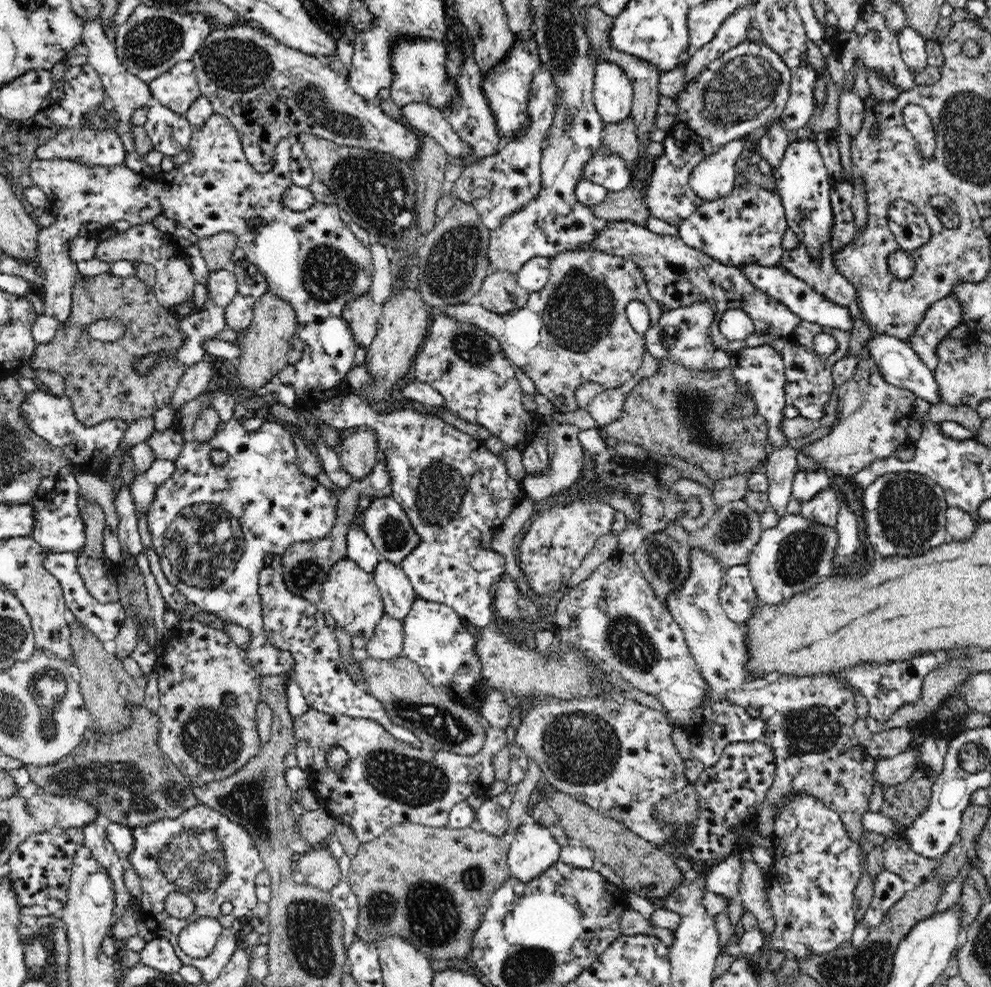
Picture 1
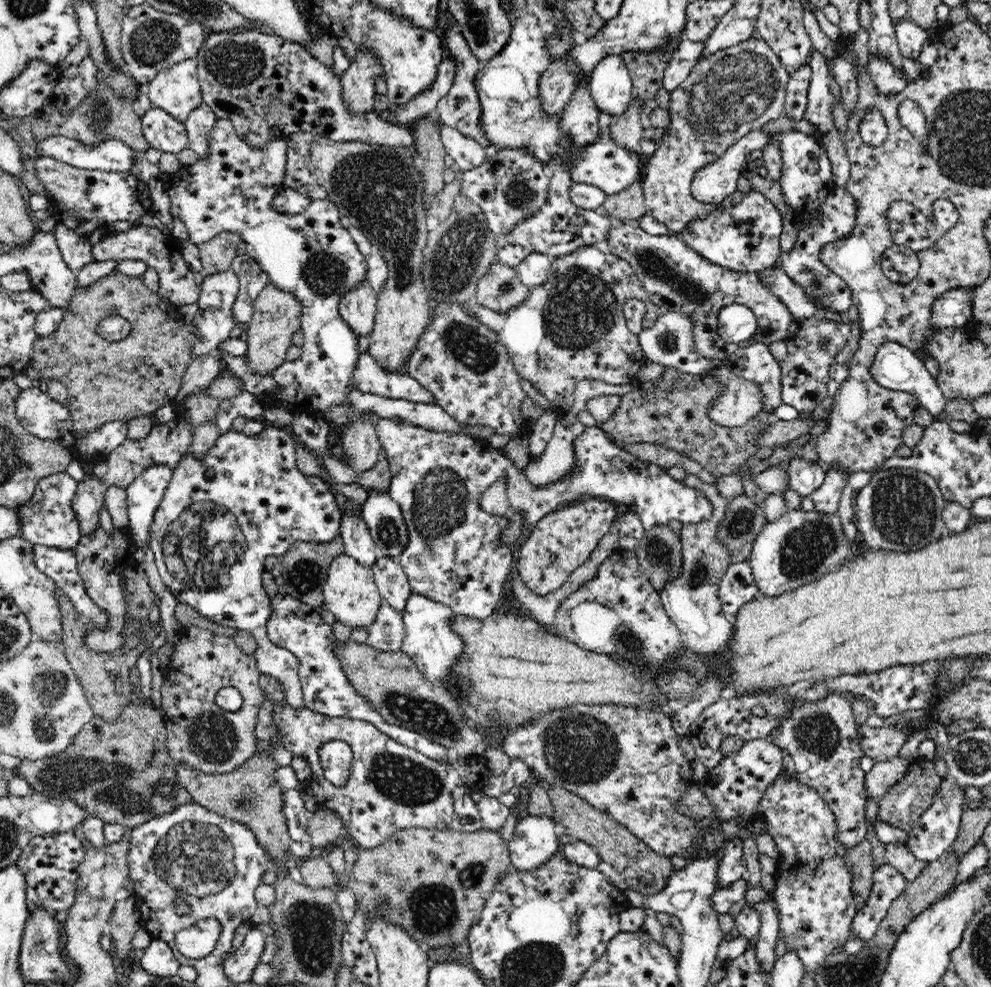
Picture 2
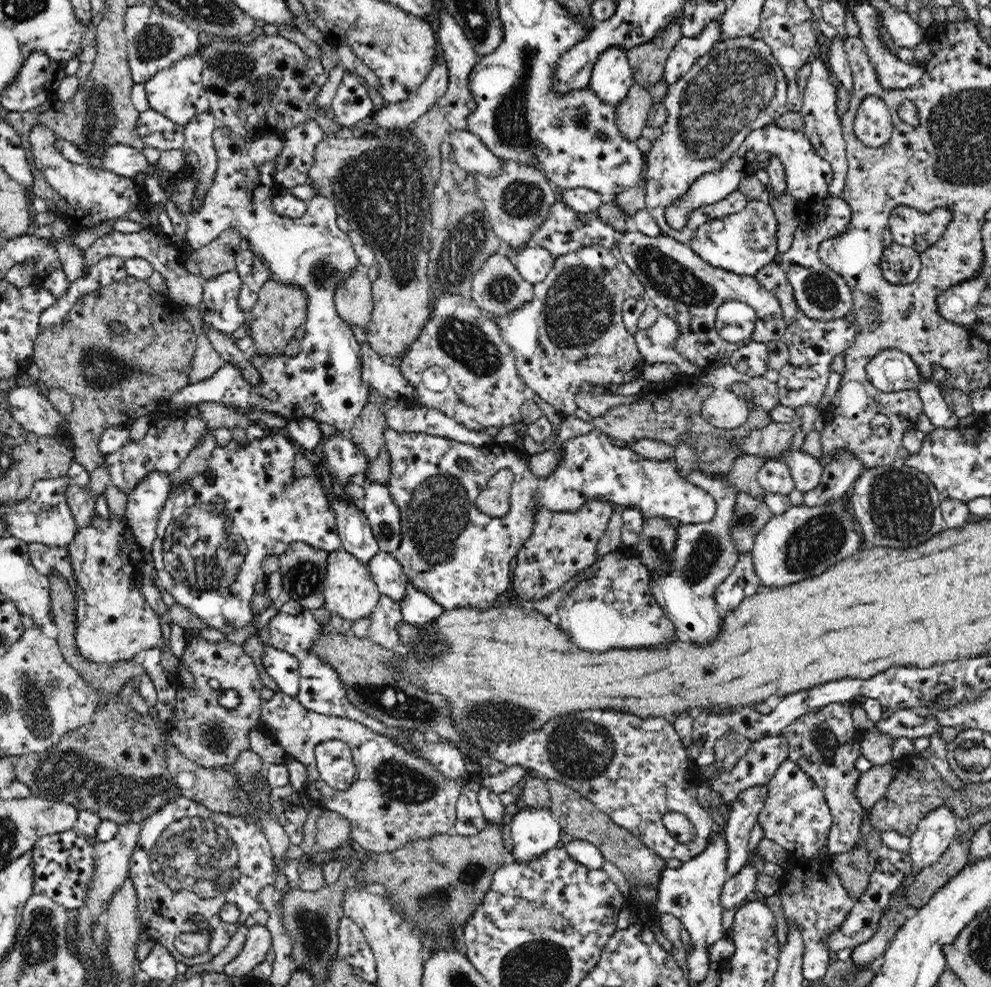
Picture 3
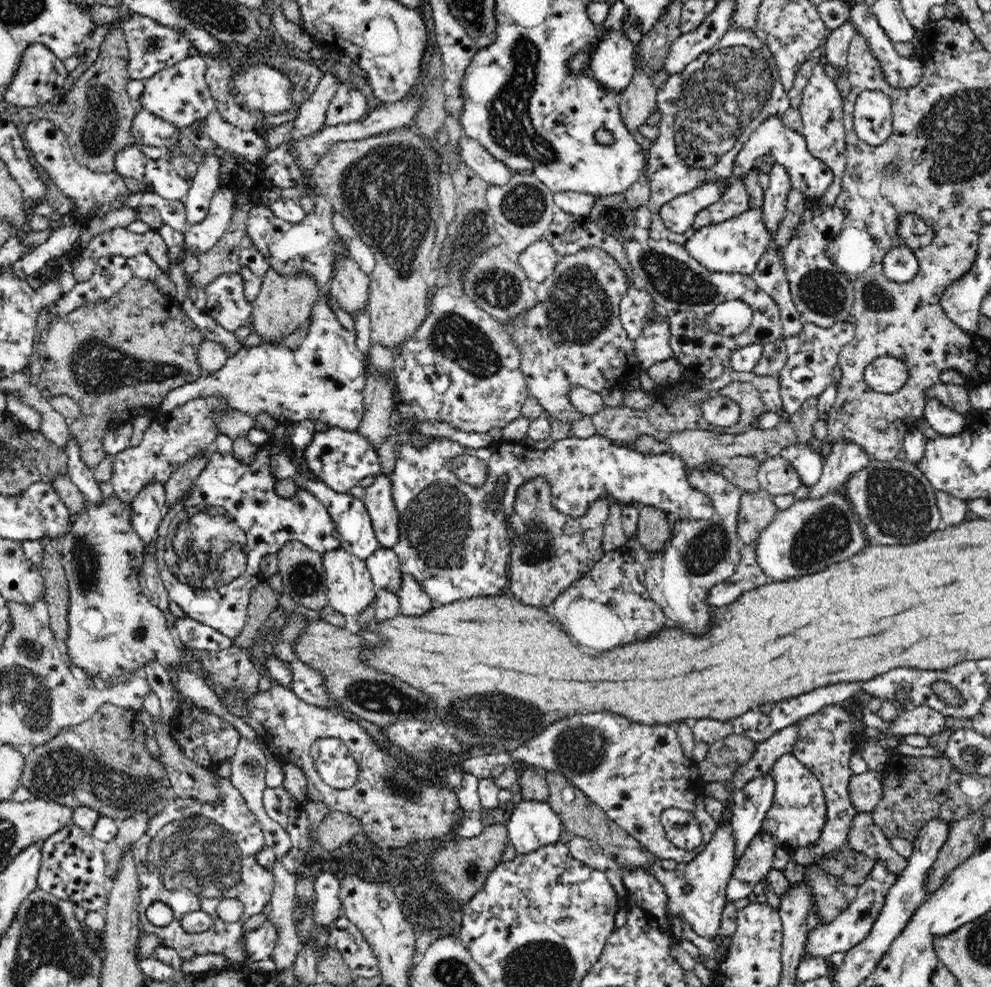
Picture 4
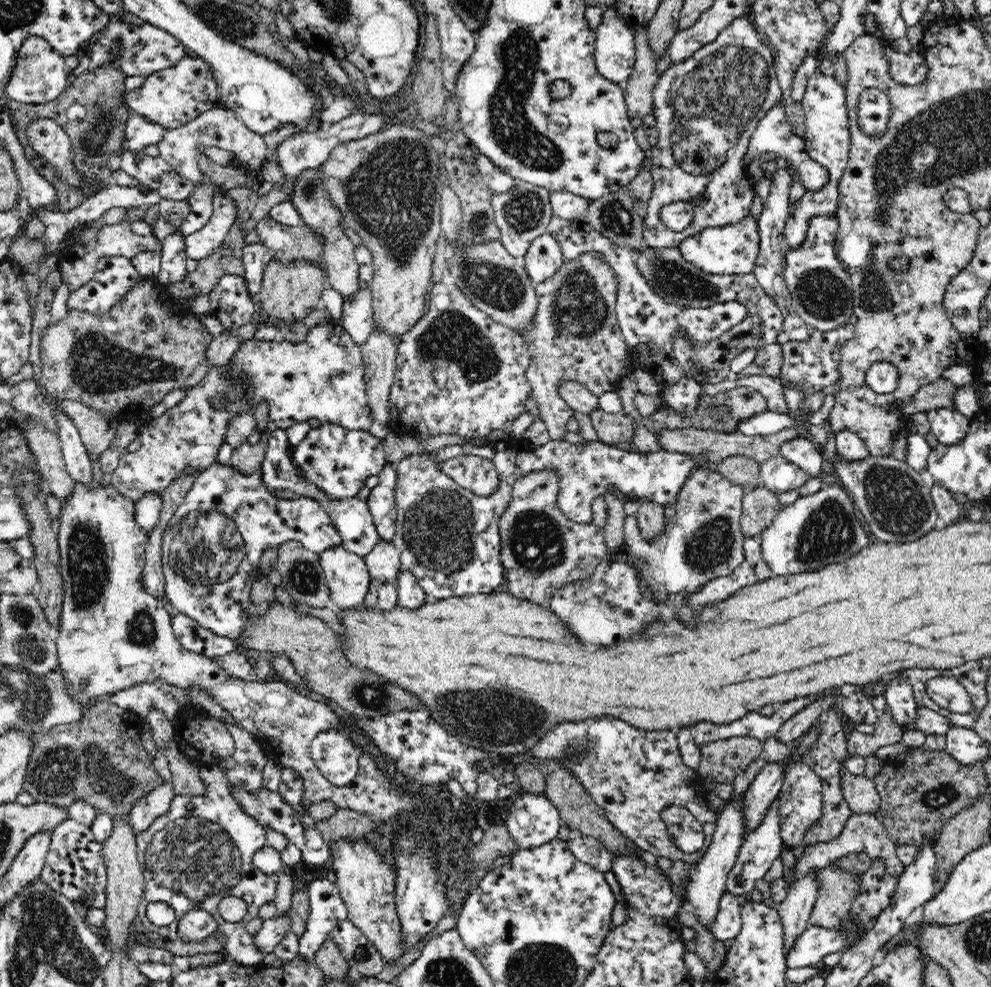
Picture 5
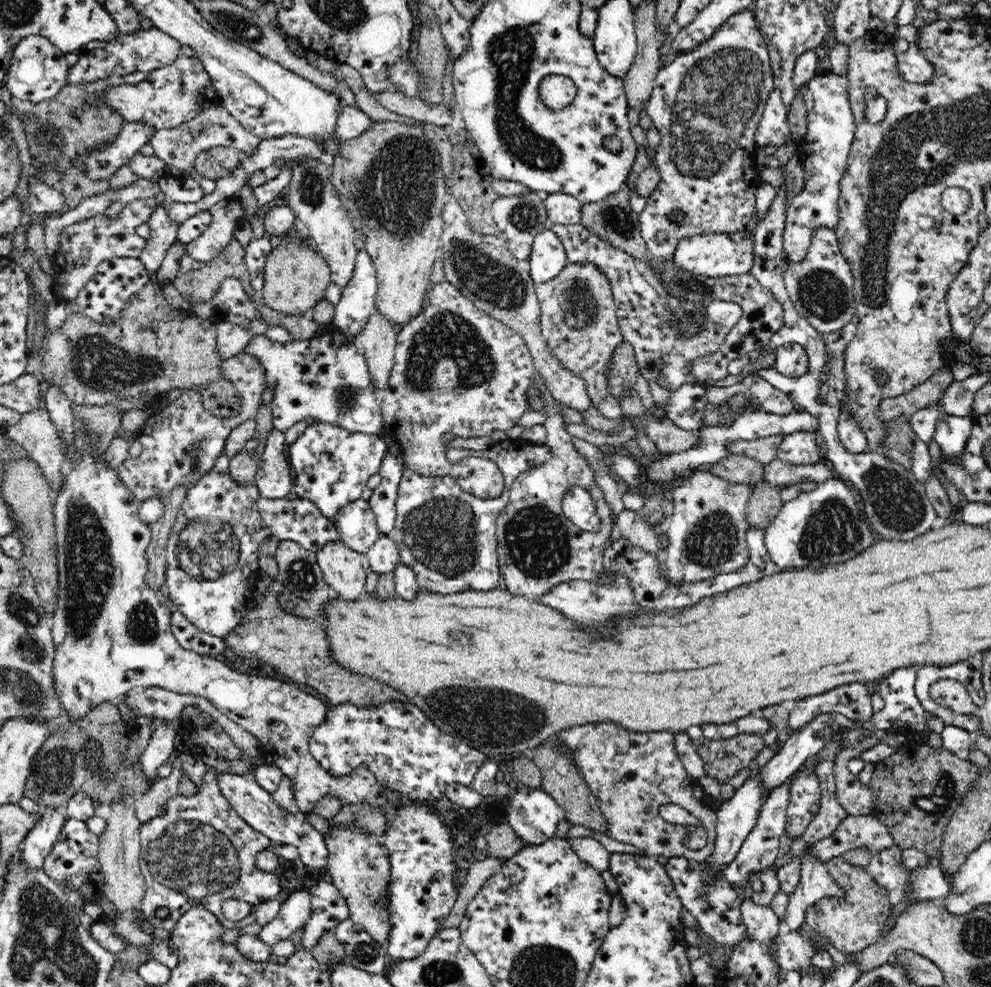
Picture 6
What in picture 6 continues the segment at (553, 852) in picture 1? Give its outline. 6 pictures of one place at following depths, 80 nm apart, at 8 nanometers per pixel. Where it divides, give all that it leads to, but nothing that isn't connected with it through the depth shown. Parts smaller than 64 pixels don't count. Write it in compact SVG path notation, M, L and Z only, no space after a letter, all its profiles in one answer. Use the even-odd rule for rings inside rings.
M541 787L517 788L510 805L507 824L525 846L550 840L564 818L563 809Z

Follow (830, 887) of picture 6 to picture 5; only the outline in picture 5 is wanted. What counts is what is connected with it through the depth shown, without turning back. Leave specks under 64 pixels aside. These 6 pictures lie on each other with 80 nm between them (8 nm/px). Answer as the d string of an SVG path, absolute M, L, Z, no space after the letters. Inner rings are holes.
M809 871L801 879L789 885L786 898L776 903L784 929L784 949L790 954L798 938L809 924L810 915L820 892L820 879Z

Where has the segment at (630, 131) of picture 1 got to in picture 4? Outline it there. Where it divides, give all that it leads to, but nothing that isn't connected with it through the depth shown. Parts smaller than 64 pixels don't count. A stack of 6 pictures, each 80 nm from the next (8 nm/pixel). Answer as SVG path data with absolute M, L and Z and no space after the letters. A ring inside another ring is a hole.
M636 66L633 80L618 94L620 115L626 127L634 134L637 127L646 123L646 119L657 109L658 89L652 83L652 77Z

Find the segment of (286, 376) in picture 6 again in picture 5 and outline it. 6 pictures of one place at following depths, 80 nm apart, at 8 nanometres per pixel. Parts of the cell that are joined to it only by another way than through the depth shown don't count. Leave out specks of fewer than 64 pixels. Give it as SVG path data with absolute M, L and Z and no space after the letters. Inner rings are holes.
M324 320L321 326L316 326L312 328L308 332L308 336L306 336L306 340L304 342L298 342L297 345L287 345L283 341L278 343L274 343L272 341L265 342L264 340L255 340L255 338L250 338L250 340L246 340L240 345L240 348L236 350L236 354L232 356L230 363L230 370L224 374L224 377L228 379L228 381L232 381L232 383L238 383L240 387L242 387L242 393L244 393L244 401L250 405L250 408L254 409L256 405L265 404L268 406L269 410L269 420L275 428L280 428L285 430L290 428L290 426L294 426L294 424L299 422L306 422L310 420L310 418L316 418L316 420L320 420L323 423L337 424L347 428L348 430L368 430L370 428L370 407L368 407L366 400L366 389L365 389L365 368L363 356L361 355L360 347L355 343L355 341L344 331L344 328L340 327L340 324L332 320Z

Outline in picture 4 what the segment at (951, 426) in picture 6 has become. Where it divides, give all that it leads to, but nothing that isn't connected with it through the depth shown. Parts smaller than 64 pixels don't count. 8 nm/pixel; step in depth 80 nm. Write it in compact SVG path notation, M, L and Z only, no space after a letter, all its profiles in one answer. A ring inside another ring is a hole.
M928 398L925 402L922 417L938 434L942 435L958 434L959 431L964 430L969 419L969 415L954 412L935 398Z

